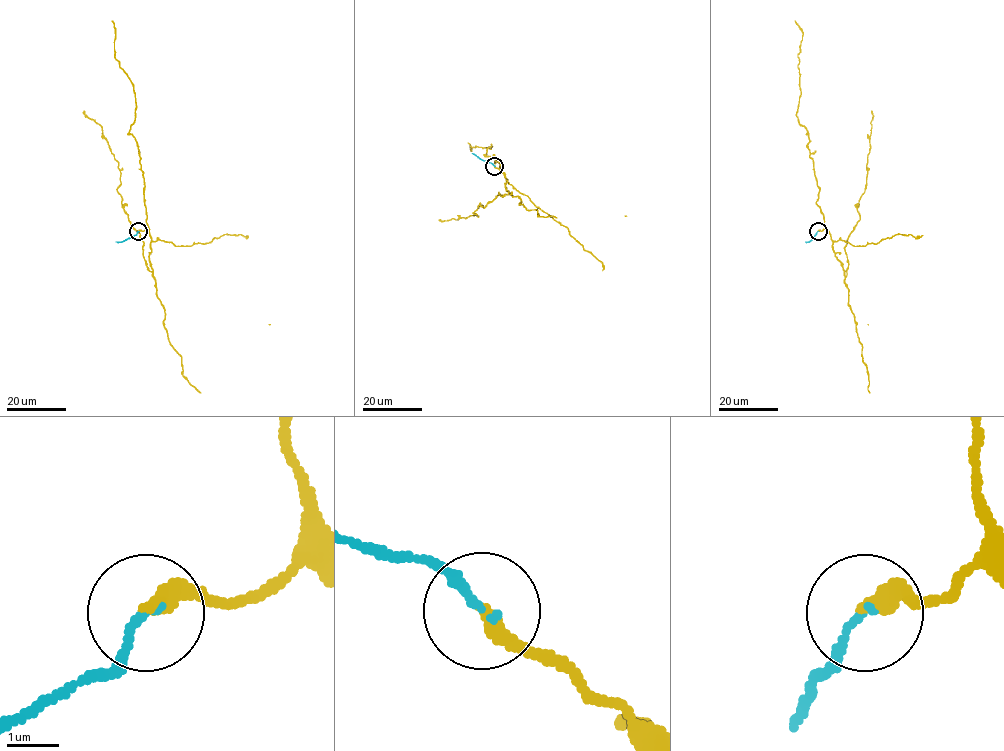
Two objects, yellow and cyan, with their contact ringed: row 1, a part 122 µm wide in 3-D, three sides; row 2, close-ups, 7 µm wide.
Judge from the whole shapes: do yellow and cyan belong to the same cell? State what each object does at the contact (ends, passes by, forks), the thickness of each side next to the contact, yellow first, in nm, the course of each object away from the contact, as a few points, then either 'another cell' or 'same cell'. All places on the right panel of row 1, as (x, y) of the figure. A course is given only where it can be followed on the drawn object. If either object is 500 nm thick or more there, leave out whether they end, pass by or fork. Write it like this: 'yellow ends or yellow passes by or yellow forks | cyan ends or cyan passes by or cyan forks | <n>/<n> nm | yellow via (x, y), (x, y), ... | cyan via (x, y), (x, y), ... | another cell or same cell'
yellow ends | cyan ends | 320/140 nm | yellow via (817, 231), (825, 229), (830, 235), (845, 276), (844, 248), (859, 219), (857, 207), (866, 183), (872, 111) | cyan via (817, 231), (805, 241) | same cell

